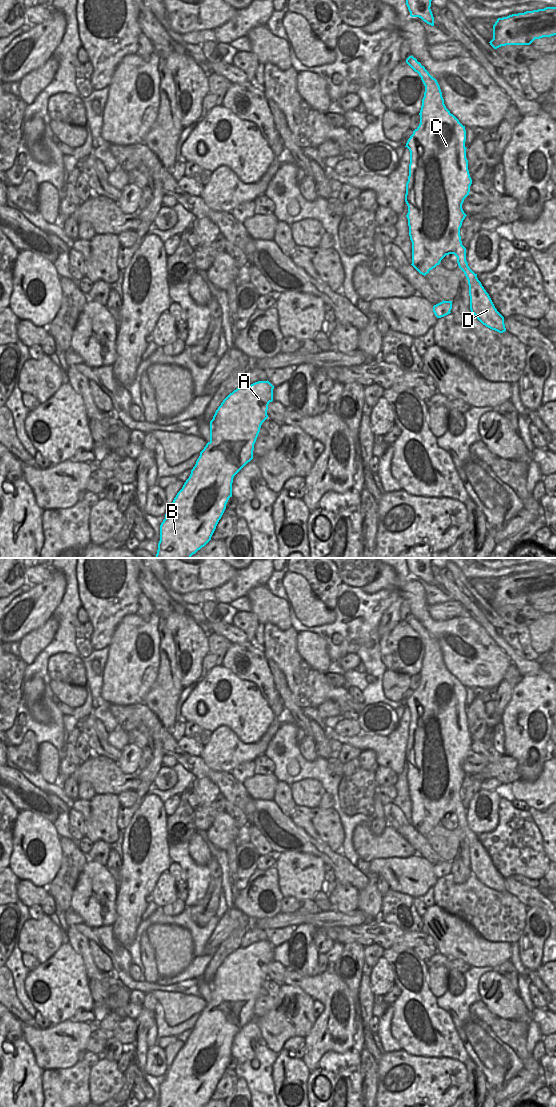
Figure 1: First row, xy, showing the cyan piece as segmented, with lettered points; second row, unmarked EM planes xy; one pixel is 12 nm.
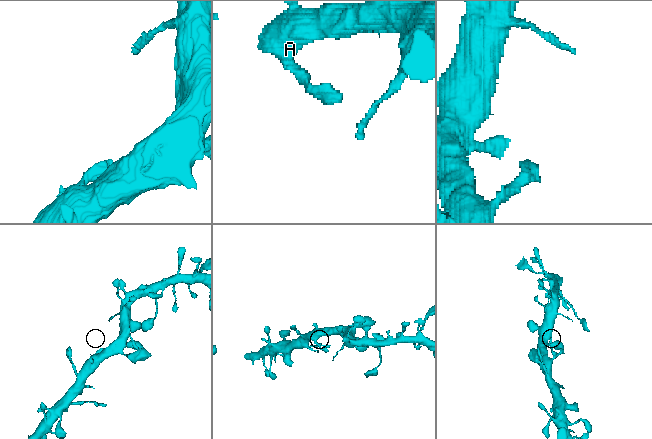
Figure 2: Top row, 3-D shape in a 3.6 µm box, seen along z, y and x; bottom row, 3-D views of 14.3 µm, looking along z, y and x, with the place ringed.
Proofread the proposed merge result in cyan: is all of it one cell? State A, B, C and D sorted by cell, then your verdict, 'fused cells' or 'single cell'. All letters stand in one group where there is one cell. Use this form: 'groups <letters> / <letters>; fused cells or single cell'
groups A B C D; single cell

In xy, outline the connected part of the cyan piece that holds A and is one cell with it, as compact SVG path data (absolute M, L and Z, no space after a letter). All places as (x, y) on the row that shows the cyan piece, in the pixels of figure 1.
M258 381L230 393L210 421L210 441L200 452L195 466L182 489L168 507L160 525L160 541L156 558L191 558L210 540L232 497L234 476L253 459L254 444L267 410L273 401L274 386Z

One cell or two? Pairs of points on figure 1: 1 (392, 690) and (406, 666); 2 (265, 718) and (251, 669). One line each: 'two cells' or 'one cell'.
1: two cells
2: two cells

